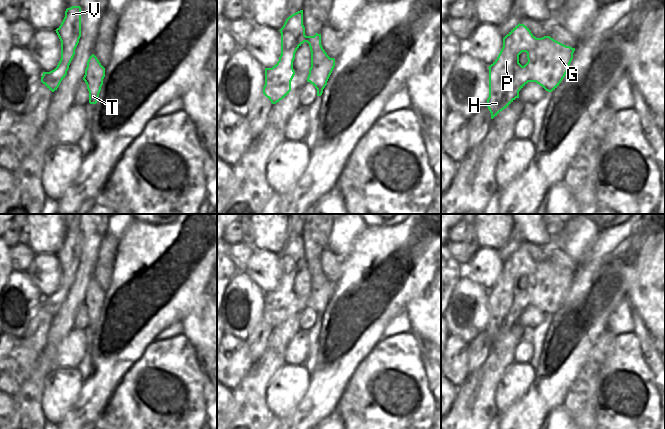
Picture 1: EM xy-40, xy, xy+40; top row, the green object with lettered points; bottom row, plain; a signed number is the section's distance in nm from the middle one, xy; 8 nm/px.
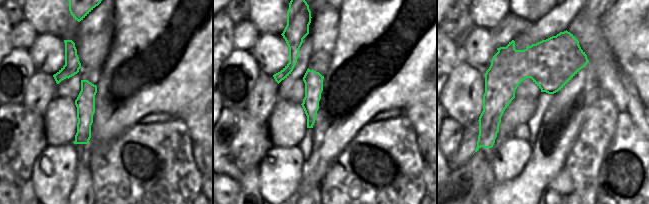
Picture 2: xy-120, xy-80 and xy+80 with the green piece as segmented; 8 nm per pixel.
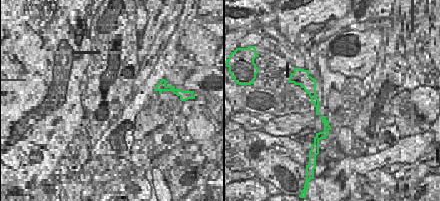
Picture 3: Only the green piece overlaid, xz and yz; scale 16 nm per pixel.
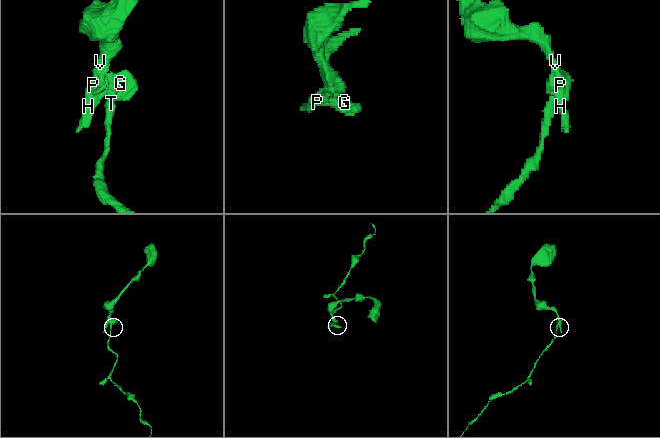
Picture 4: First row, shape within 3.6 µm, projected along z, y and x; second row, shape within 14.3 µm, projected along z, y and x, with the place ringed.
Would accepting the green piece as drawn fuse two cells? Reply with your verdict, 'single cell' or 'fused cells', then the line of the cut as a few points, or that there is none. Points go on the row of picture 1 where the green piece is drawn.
fused cells; cut xy+40 (537, 38), (533, 72), (530, 81)

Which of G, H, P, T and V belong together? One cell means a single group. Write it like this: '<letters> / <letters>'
G T / H P V

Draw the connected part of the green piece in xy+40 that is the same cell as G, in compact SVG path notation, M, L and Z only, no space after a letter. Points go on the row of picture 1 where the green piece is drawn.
M550 36L537 38L531 82L536 82L548 92L555 90L569 69L574 51L575 48Z

